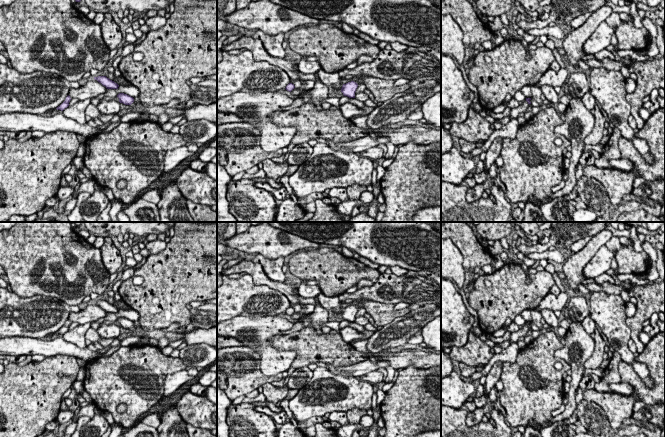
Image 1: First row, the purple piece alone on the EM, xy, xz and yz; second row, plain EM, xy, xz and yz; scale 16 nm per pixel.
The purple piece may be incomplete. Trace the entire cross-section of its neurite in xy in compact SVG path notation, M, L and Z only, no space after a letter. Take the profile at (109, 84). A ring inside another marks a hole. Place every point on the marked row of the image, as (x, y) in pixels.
M98 76L94 77L94 79L97 80L99 83L101 83L103 86L105 86L107 89L118 89L119 87L117 83L110 80L106 76Z

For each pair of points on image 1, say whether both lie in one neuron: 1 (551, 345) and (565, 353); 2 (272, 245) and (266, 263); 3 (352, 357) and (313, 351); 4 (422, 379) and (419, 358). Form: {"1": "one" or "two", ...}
{"1": "two", "2": "two", "3": "one", "4": "two"}

